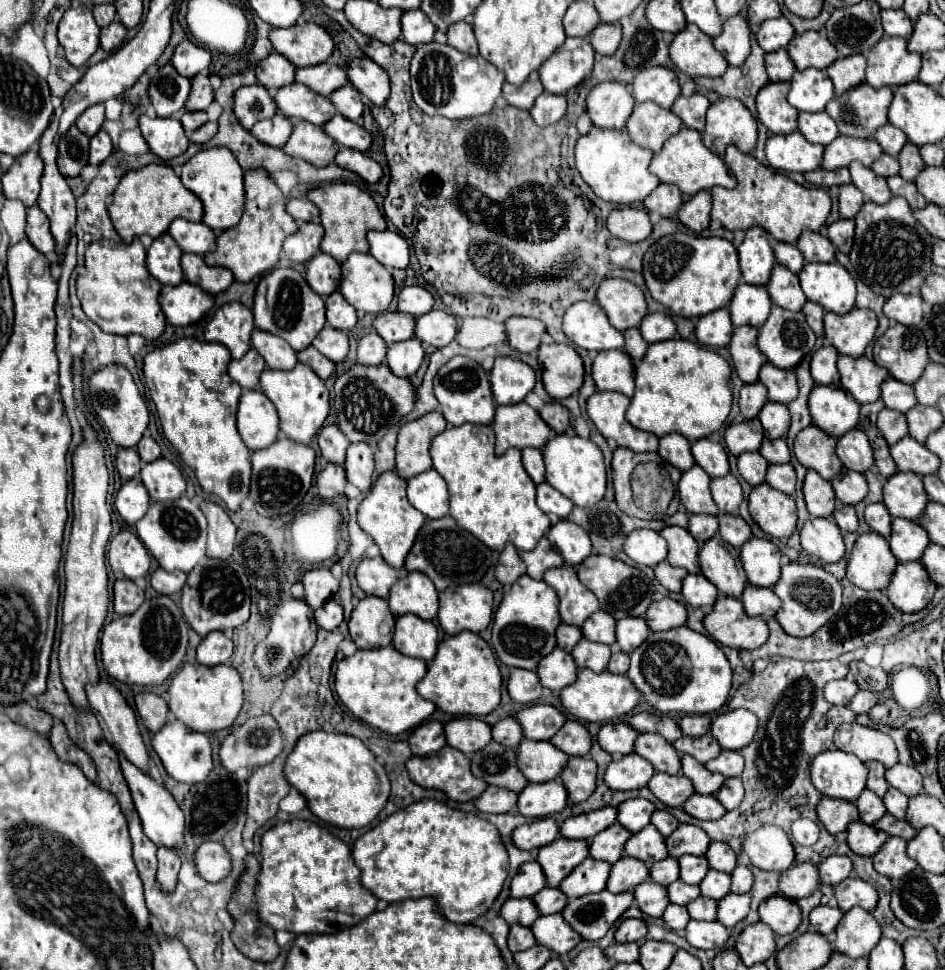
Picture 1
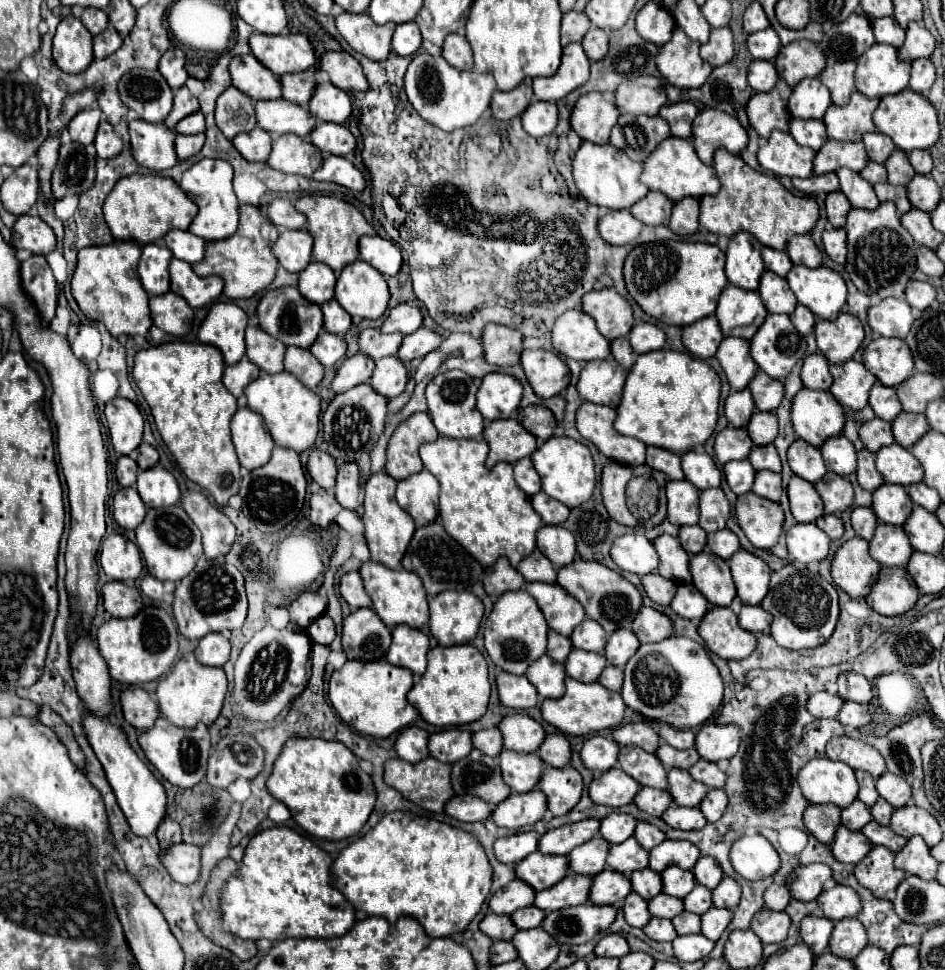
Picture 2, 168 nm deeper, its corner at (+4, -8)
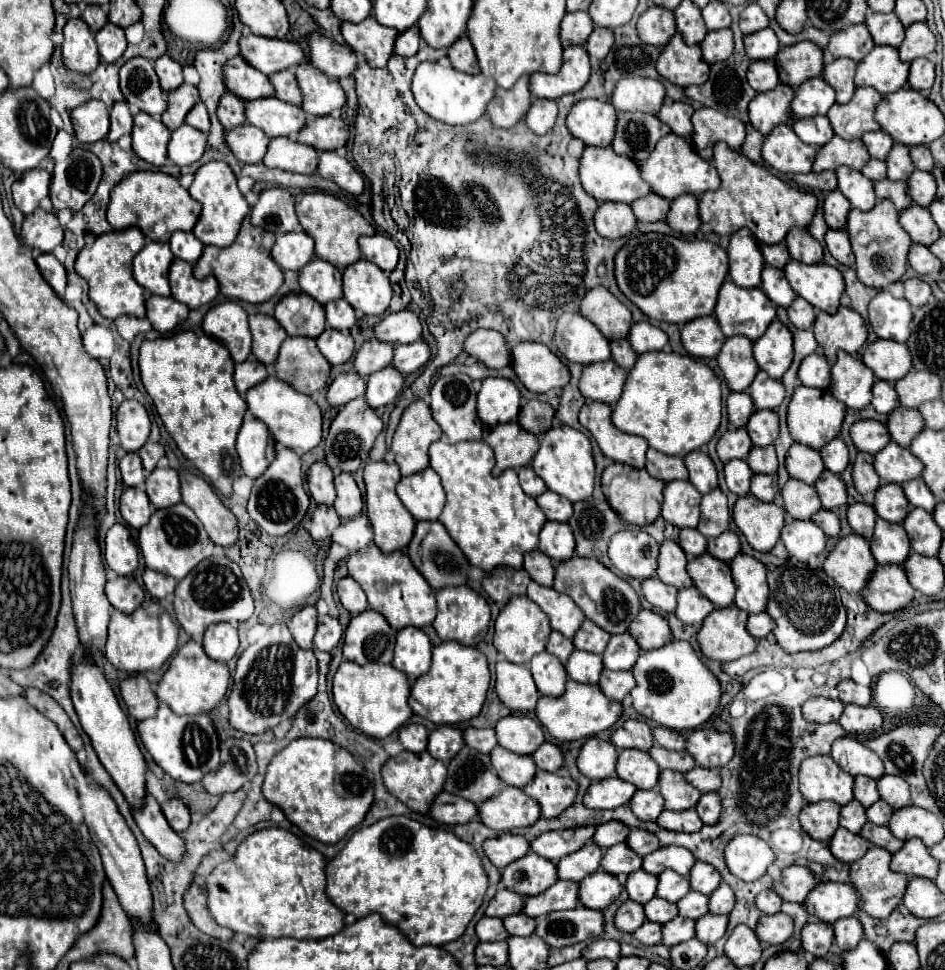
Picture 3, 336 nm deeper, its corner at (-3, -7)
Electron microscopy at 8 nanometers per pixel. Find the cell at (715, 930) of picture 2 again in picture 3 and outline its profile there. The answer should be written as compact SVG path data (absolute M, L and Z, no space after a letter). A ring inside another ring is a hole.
M705 914L705 918L697 920L697 938L705 944L715 944L719 938L723 938L725 930L727 930L727 922L729 918L725 914Z

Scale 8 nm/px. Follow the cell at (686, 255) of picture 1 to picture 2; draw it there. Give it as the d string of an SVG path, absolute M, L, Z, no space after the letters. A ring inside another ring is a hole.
M650 241L636 245L624 261L624 281L630 297L644 313L668 325L690 325L714 313L722 287L728 285L724 273L724 253L710 243Z

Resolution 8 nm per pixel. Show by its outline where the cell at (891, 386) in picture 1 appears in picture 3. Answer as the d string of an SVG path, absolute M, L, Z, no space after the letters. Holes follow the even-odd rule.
M879 380L875 386L873 386L873 400L871 400L873 408L879 412L879 414L891 414L899 402L897 402L897 392L893 390L893 386L889 382L883 382Z

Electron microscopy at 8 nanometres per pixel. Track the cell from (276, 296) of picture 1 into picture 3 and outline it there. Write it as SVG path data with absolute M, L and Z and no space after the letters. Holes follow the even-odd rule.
M287 294L275 306L275 320L289 336L317 338L325 330L323 306L309 294Z

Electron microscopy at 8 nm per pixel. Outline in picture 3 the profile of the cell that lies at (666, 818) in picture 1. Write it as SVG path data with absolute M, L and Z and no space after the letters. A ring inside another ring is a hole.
M633 828L631 834L627 836L627 844L629 848L633 848L639 856L647 856L651 854L653 850L659 848L659 842L657 842L657 836L647 832L647 830L641 830L641 828Z

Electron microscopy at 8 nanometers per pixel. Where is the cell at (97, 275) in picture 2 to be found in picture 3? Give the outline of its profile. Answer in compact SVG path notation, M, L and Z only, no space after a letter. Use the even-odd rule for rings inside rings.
M129 228L123 232L109 232L97 236L91 246L85 246L77 260L75 272L87 280L89 300L97 306L99 314L117 320L119 316L135 316L145 318L145 288L139 286L133 278L133 258L145 246L145 236L137 228Z

